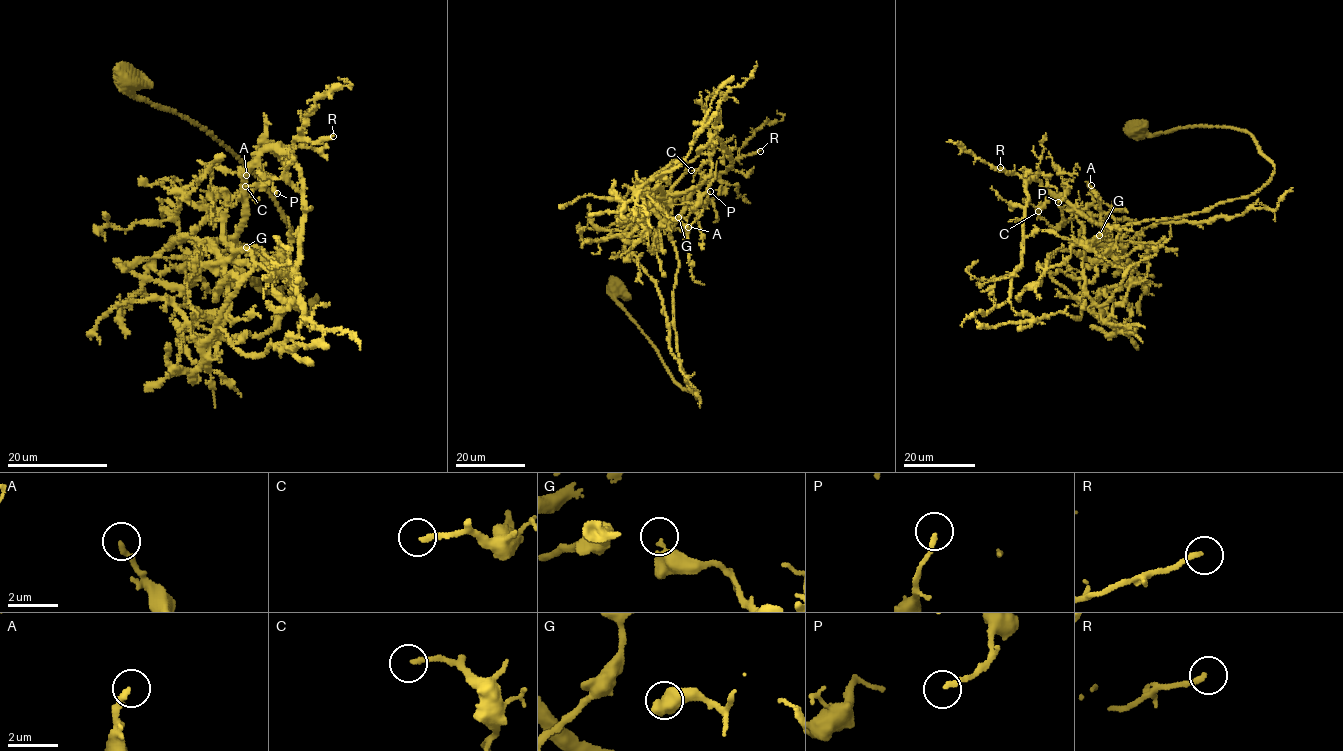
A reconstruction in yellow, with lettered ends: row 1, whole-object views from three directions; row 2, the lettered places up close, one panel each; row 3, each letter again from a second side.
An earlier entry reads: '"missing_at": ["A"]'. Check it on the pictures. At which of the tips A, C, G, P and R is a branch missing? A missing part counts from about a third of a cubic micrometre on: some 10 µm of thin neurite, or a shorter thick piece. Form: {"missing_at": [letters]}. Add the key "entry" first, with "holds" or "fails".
{"entry": "holds", "missing_at": ["A"]}

